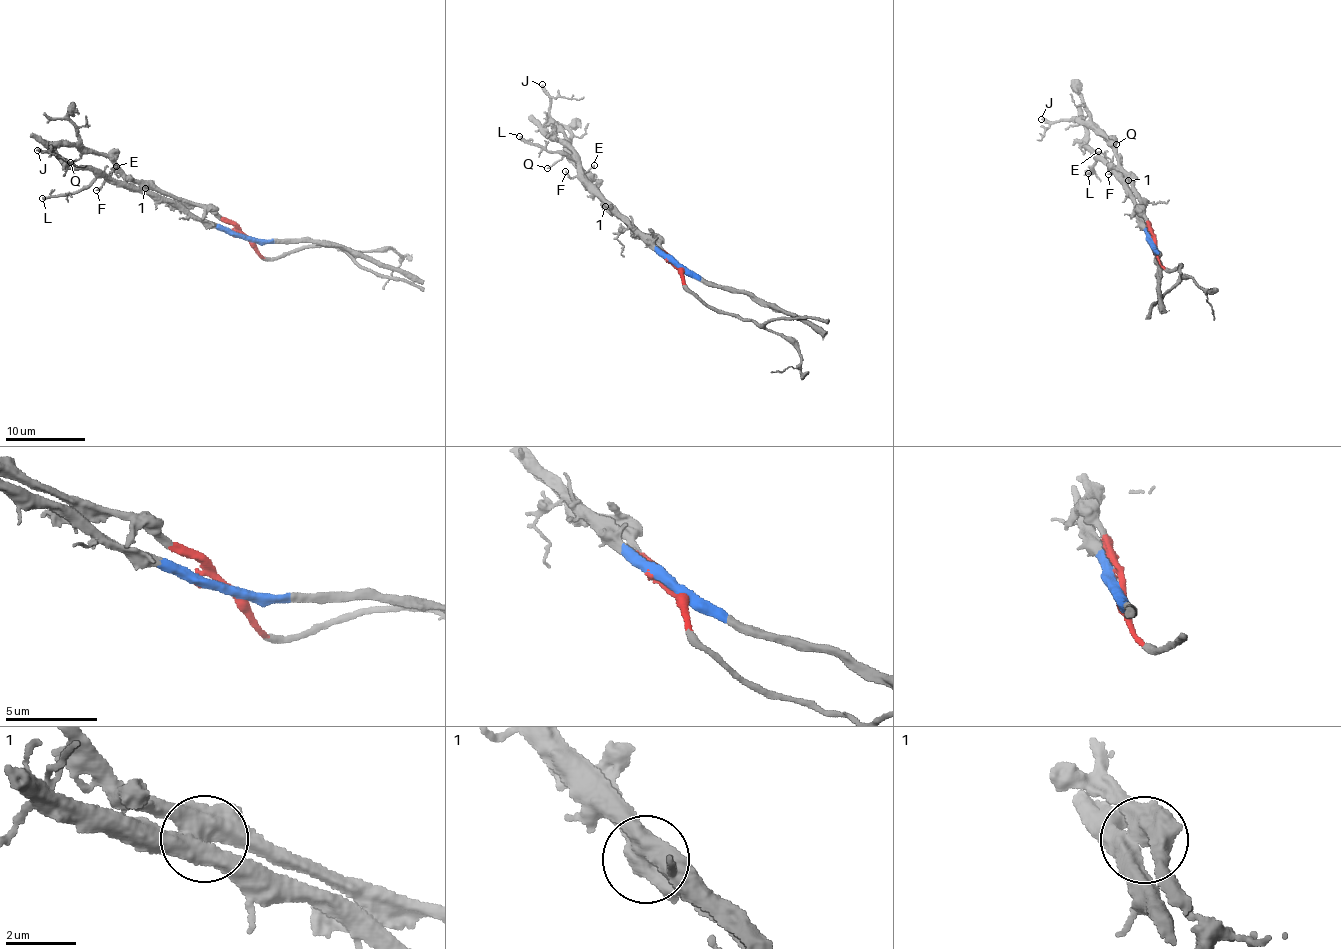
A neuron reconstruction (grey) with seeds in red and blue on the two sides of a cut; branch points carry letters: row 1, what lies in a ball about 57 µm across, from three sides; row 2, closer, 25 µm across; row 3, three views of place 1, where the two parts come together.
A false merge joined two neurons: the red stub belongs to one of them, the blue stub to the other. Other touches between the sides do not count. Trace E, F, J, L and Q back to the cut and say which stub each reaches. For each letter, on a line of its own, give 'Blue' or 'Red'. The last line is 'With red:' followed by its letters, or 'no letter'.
E: Blue
F: Blue
J: Red
L: Blue
Q: Red
With red: J, Q

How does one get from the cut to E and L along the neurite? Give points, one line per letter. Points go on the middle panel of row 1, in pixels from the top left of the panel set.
E: (676, 264), (647, 246), (593, 192), (582, 173), (593, 164)
L: (676, 264), (647, 246), (621, 218), (613, 216), (580, 165), (565, 154), (544, 150), (519, 136)

